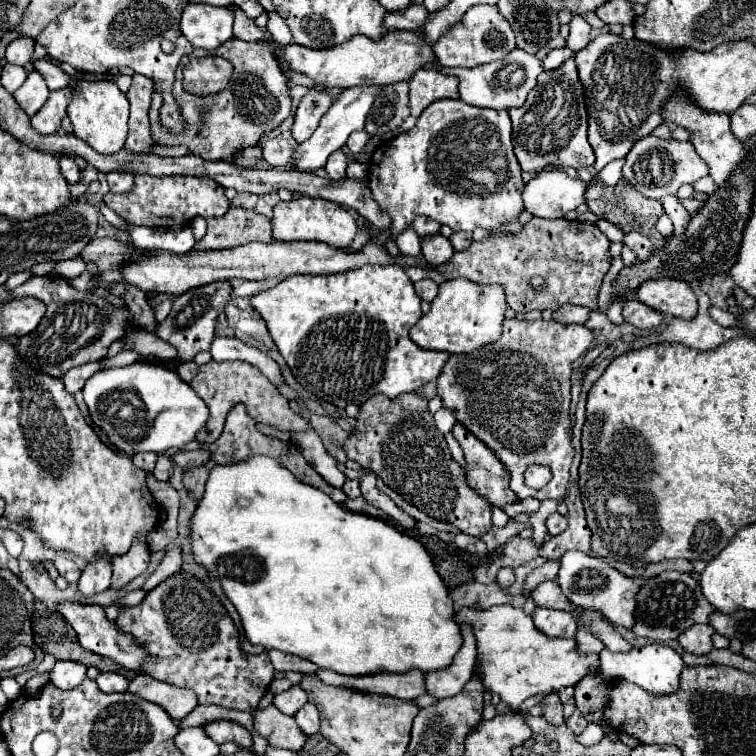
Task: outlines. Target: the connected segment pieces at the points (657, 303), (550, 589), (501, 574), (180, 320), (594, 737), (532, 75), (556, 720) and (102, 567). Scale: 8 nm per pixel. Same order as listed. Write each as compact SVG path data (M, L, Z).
M648 280L638 288L636 296L642 304L682 320L692 320L698 312L696 294L682 280Z
M554 580L542 582L532 592L532 598L534 598L536 606L542 606L542 608L554 608L554 610L566 610L566 612L570 612L570 608L572 608L572 602L568 602L568 598L562 594L560 586Z
M500 568L496 574L496 582L504 588L510 588L514 584L514 570L512 568Z
M212 282L194 290L188 290L174 298L172 310L164 322L156 326L156 336L168 344L172 344L178 350L178 362L192 362L192 358L210 348L210 342L214 338L214 326L220 312L224 312L224 302L230 298L230 284L228 282Z
M590 724L580 736L576 736L576 740L578 740L580 744L584 744L584 746L592 746L592 744L600 742L602 736L604 736L604 730L602 730L600 726L596 726L596 724Z
M512 50L510 54L506 54L502 60L484 64L484 66L476 66L476 68L446 68L437 67L443 74L458 76L460 80L460 98L472 106L480 106L480 108L518 108L526 102L528 92L536 86L536 78L538 74L544 70L542 68L542 60L538 60L532 54L524 54L522 50Z
M550 692L548 696L544 696L540 700L540 708L544 712L544 718L552 724L562 724L564 722L564 708L562 708L562 702L558 698L556 692Z
M100 558L86 566L86 572L80 576L78 588L82 594L92 596L96 592L104 592L106 588L110 588L110 578L112 578L112 562L108 558Z

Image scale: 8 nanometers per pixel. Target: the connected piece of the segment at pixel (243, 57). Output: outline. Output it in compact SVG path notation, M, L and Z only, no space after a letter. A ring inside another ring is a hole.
M230 38L228 42L224 42L224 46L218 46L216 50L192 50L188 56L180 60L180 68L184 68L190 62L190 58L196 56L222 56L230 60L234 66L232 78L228 86L216 94L192 96L182 90L182 76L176 76L172 84L172 94L184 120L184 130L180 134L172 134L162 128L160 108L164 100L160 92L154 92L148 116L150 116L152 136L158 144L164 146L184 144L192 150L192 154L204 160L226 160L242 148L256 146L266 132L274 130L288 118L290 114L288 80L282 74L274 52L266 48L262 42L244 42L240 38Z

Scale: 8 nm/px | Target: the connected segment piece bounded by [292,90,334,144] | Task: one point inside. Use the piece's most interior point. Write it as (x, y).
(314, 104)

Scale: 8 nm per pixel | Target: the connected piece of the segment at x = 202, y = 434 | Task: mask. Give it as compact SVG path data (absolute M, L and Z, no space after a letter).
M212 360L212 362L198 368L198 374L192 378L190 386L206 402L206 406L210 410L210 418L208 418L206 426L196 434L198 442L212 444L214 440L218 440L218 436L222 434L228 410L238 402L246 404L248 414L256 422L266 422L278 430L304 432L310 428L308 422L300 414L294 414L290 410L288 400L276 390L276 386L256 366L250 366L248 362L214 362Z

